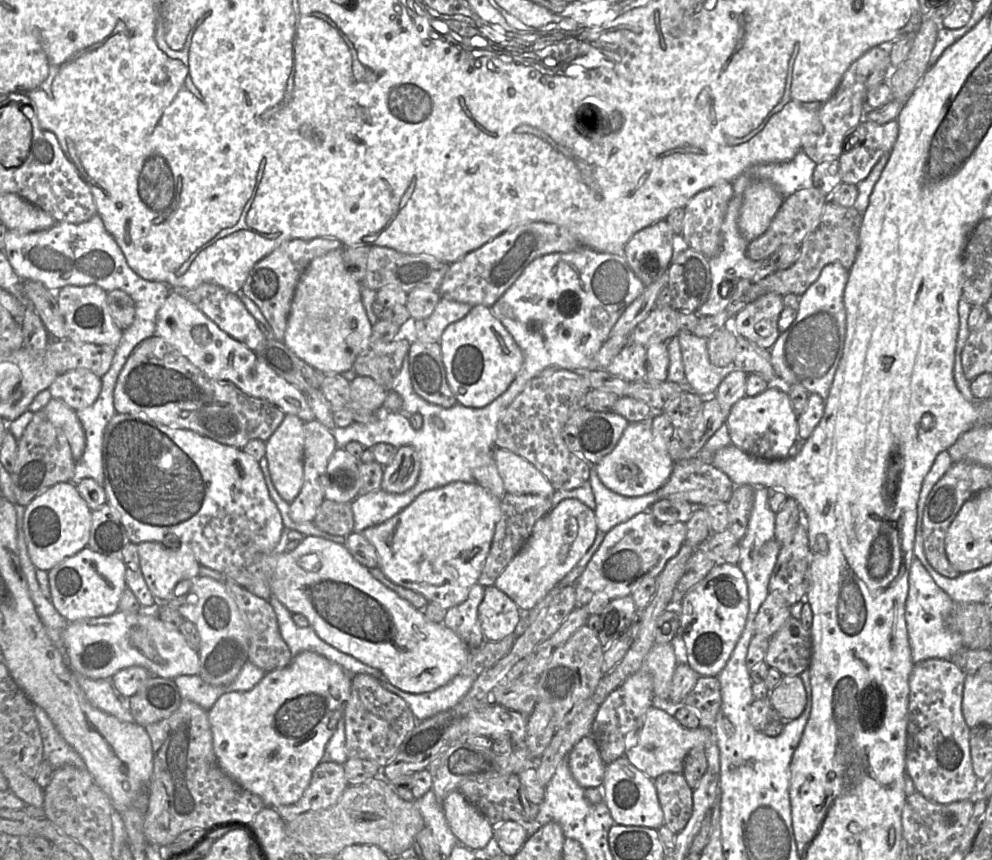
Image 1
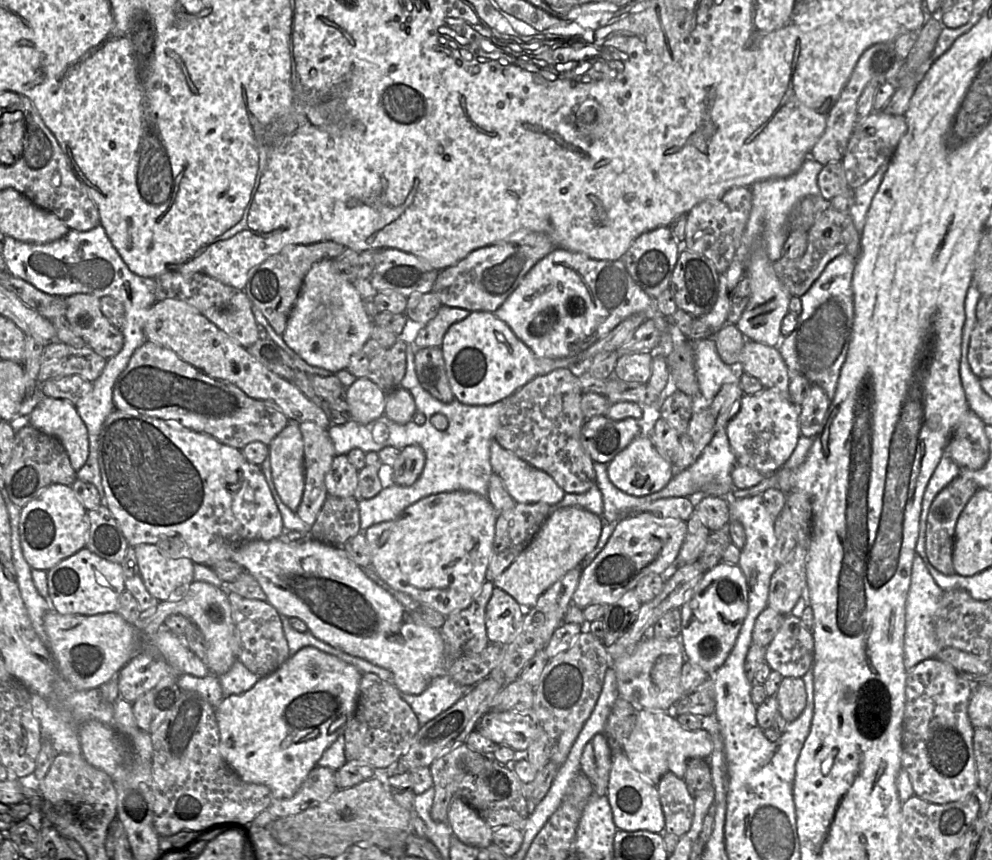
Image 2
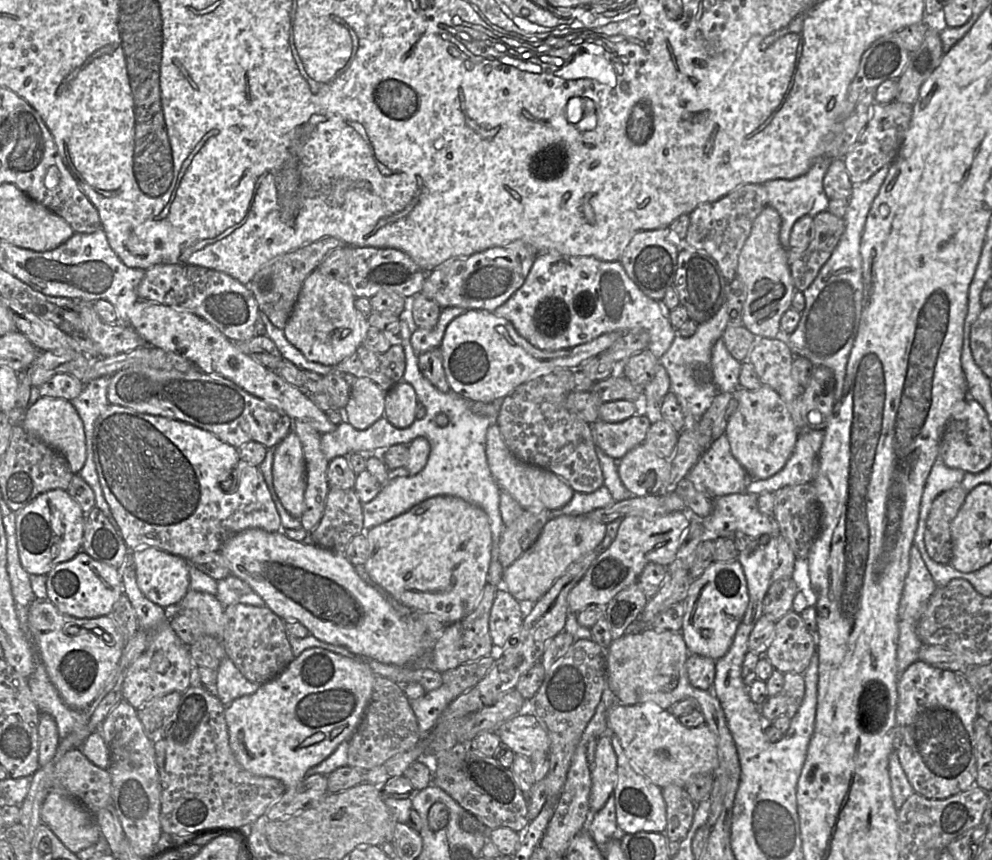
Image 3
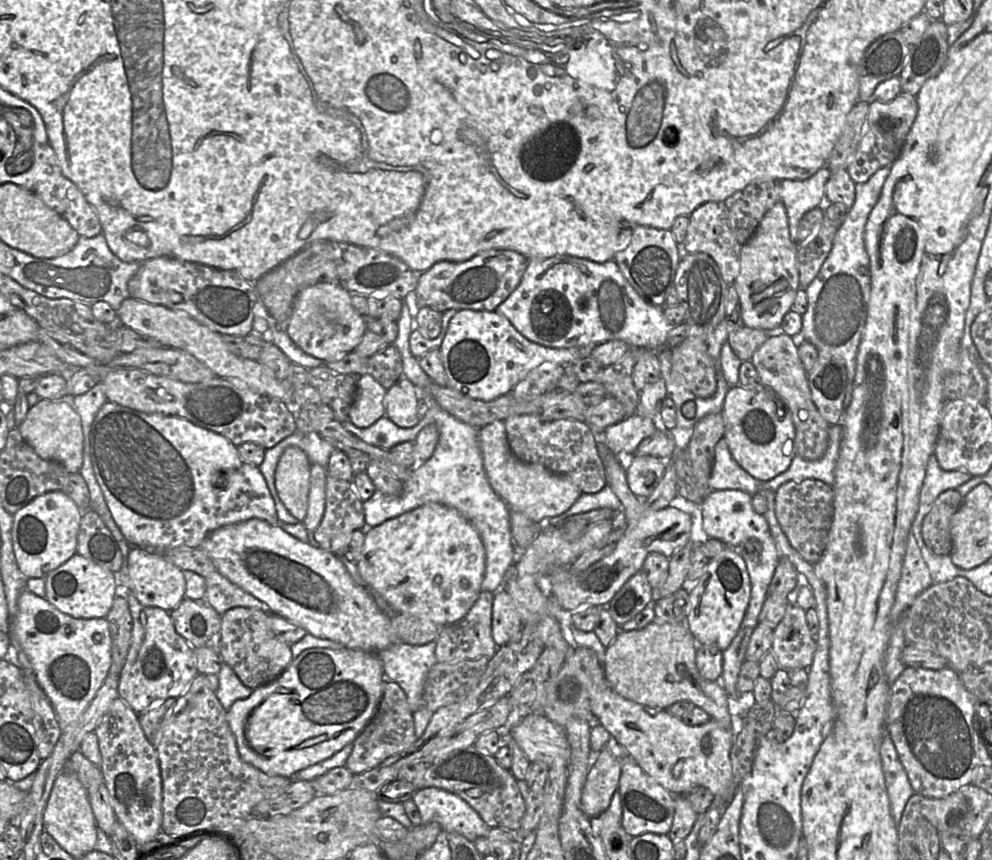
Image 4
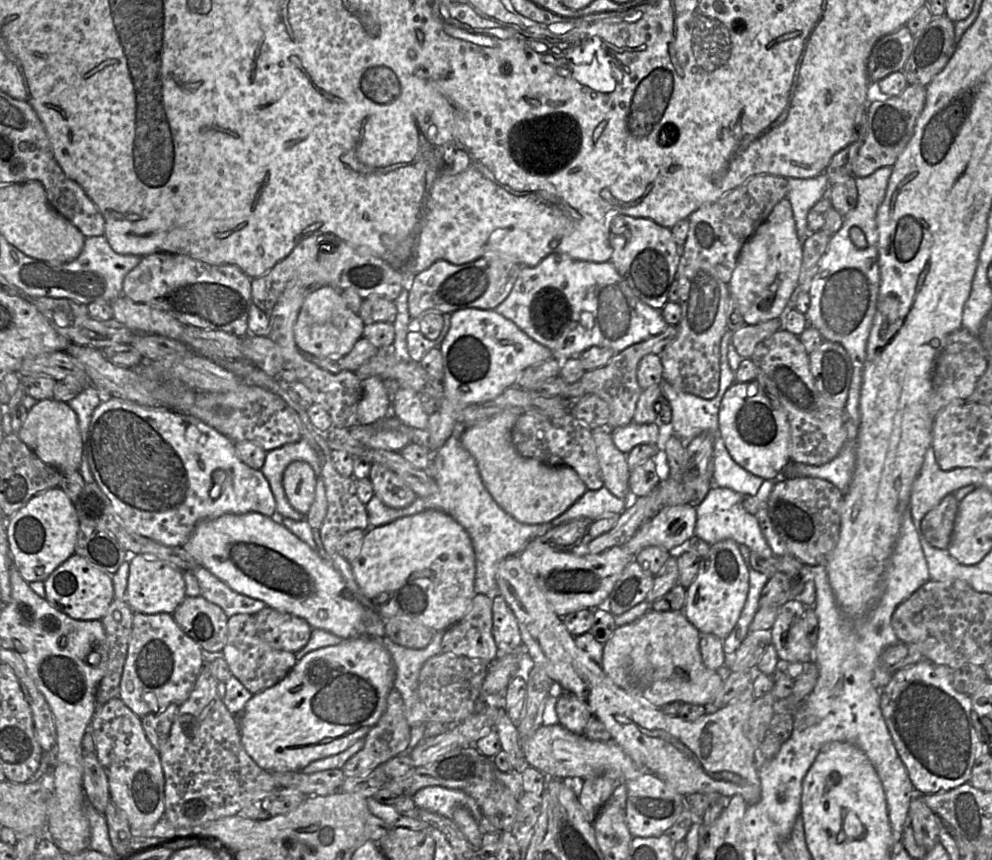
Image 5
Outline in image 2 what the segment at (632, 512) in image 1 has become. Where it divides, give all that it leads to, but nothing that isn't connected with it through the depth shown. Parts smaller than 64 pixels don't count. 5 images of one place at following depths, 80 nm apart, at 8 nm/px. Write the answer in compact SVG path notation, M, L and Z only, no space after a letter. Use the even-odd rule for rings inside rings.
M594 462L594 470L596 486L601 491L603 498L603 513L601 517L605 523L616 523L620 519L631 516L625 512L653 502L653 494L637 497L618 489L608 477L607 464Z

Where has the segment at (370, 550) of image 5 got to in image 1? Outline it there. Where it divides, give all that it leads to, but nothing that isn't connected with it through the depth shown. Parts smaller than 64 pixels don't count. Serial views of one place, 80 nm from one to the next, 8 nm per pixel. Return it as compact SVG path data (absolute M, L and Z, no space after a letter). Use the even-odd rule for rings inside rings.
M455 481L422 492L397 515L365 529L362 534L374 546L378 555L378 568L389 580L421 594L429 603L436 603L448 610L463 603L470 588L478 582L501 516L500 507L501 499L480 484Z

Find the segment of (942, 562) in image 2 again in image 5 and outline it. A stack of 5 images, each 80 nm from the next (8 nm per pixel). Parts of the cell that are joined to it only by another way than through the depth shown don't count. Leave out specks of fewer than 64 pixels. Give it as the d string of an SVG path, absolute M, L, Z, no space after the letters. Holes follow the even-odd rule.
M955 494L945 496L922 519L921 529L928 543L937 549L948 549L959 501Z

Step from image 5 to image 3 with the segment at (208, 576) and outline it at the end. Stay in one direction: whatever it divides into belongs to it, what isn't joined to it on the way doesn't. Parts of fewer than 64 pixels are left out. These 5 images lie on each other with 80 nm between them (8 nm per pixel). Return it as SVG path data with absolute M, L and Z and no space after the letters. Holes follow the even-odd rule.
M234 575L217 581L216 597L224 607L236 603L266 606L265 601L248 583Z

